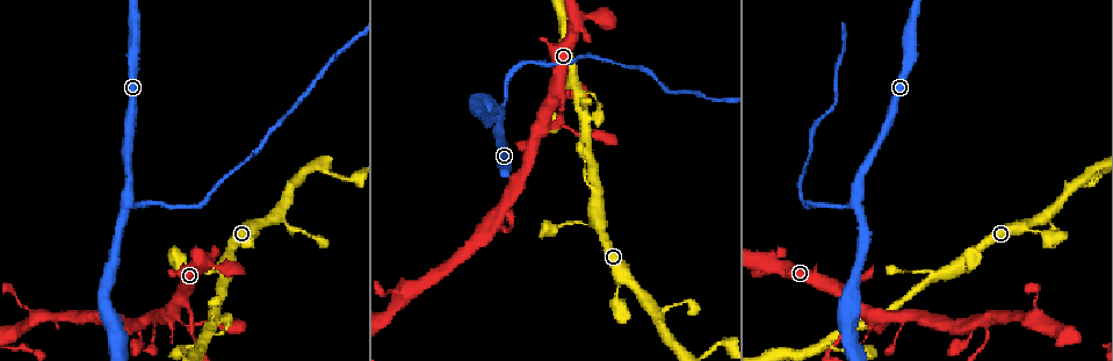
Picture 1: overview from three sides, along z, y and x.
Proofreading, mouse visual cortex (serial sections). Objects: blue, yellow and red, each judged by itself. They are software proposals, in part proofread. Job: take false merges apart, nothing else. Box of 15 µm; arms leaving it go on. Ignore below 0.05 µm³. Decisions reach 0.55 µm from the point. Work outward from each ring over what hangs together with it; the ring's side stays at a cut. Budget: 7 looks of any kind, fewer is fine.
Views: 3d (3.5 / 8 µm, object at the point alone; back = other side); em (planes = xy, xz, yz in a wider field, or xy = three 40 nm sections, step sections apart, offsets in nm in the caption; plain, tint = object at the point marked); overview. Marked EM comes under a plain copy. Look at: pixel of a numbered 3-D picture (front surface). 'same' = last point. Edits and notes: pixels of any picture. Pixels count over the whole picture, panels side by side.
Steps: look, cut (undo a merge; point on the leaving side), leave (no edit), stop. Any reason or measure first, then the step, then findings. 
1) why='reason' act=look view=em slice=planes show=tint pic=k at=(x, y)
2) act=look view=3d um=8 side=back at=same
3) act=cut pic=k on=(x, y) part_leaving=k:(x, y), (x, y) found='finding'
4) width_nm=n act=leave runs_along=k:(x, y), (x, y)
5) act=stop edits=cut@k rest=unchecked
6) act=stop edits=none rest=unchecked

why='a narrow waist' act=look view=3d um=3.5 pic=1 at=(528, 60)

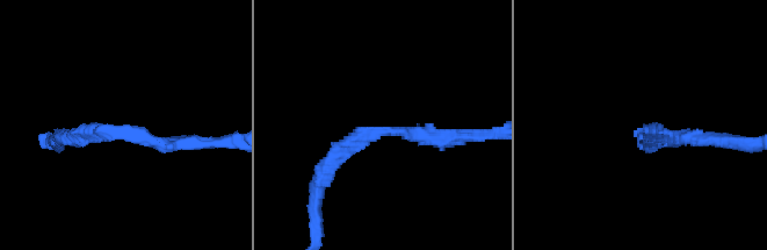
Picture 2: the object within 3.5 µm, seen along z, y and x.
arm_widths_nm=200,200 act=look view=em slice=xy step=5 show=tint pic=2 at=(128, 126)

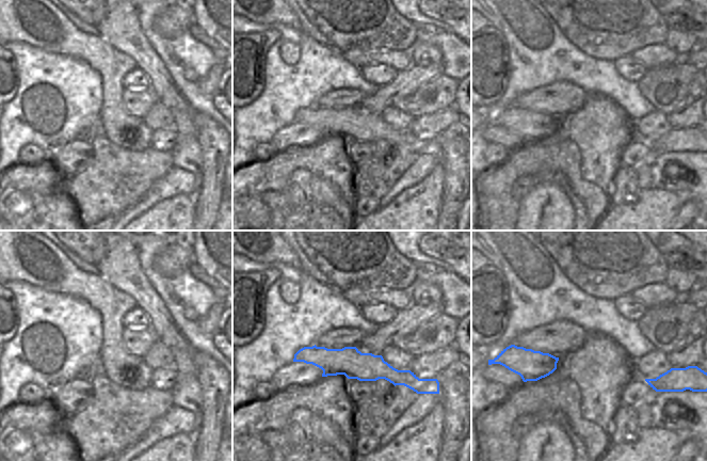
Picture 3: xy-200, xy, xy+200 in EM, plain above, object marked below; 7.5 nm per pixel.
act=leave runs_along=3:(296, 356), (376, 367), (413, 385) found='continuous, no second cell'

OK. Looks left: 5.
why='branch point' act=look view=3d um=3.5 pic=1 at=(185, 301)

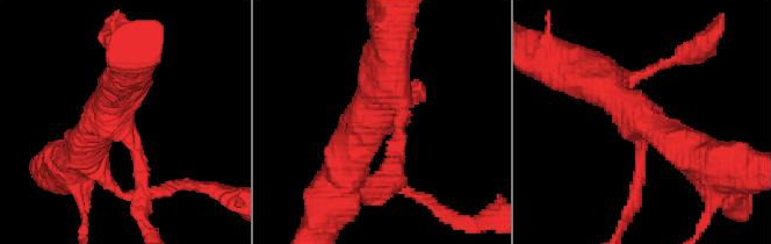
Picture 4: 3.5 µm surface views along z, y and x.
arms=3 arm_widths_nm=150,500,500 why='need the tissue' act=look view=em slice=xy step=5 show=tint pic=4 at=(124, 129)

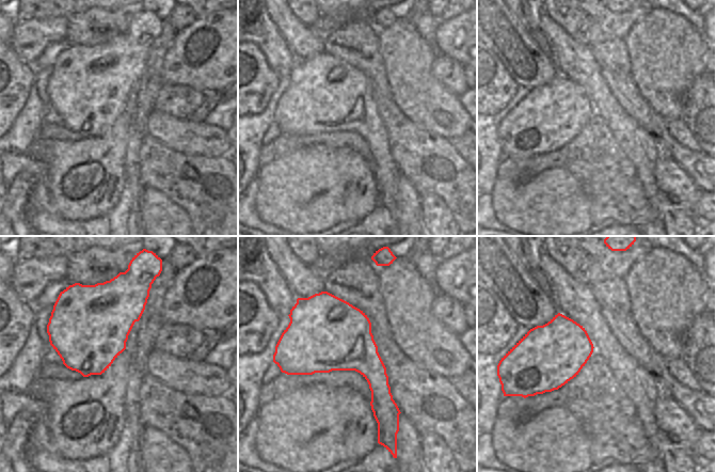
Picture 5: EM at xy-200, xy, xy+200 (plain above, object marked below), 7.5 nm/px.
act=leave runs_along=4:(586, 73), (640, 120), (700, 156) found='one cell here'

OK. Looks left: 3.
why='arms part here' act=look view=3d um=3.5 pic=1 at=(1050, 215)

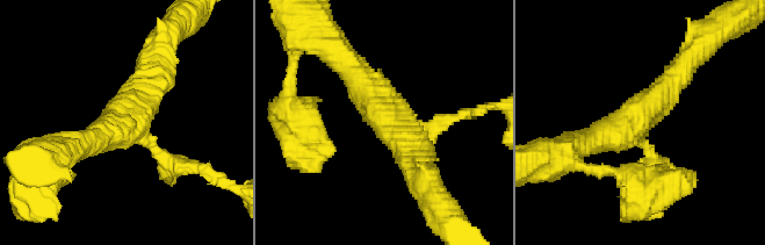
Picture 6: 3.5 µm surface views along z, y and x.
arms=3 arm_widths_nm=200,400,400 why='now the EM' act=look view=em slice=xy step=2 show=tint pic=6 at=(128, 118)

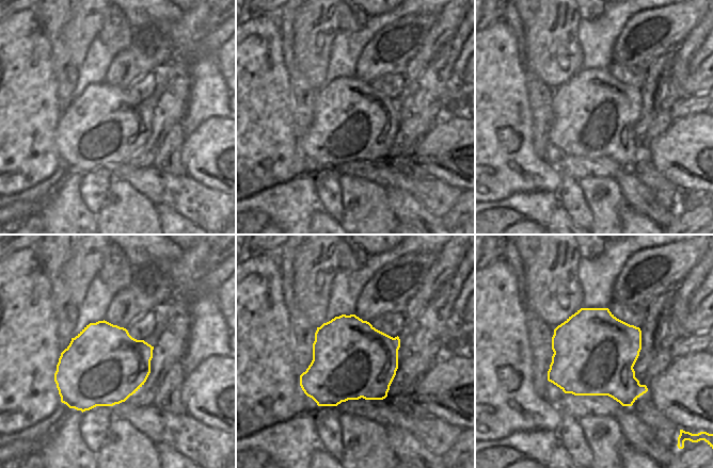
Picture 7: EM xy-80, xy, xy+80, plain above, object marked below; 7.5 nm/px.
act=leave runs_along=6:(343, 58), (418, 159) found='one cell here'

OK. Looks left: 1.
act=stop edits=none rest=unchecked

